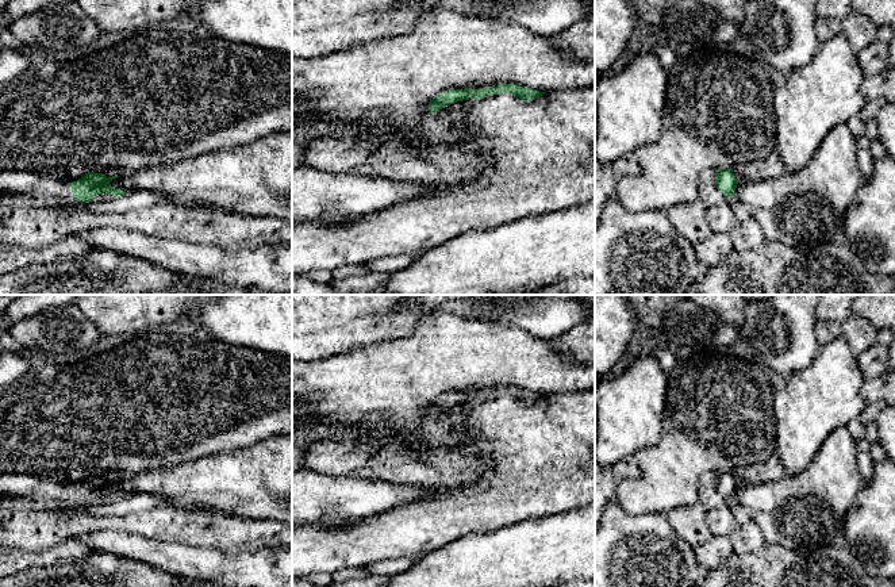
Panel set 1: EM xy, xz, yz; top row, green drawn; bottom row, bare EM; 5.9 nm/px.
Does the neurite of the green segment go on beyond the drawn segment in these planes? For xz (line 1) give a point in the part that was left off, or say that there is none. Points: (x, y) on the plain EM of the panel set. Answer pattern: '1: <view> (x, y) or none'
1: none

